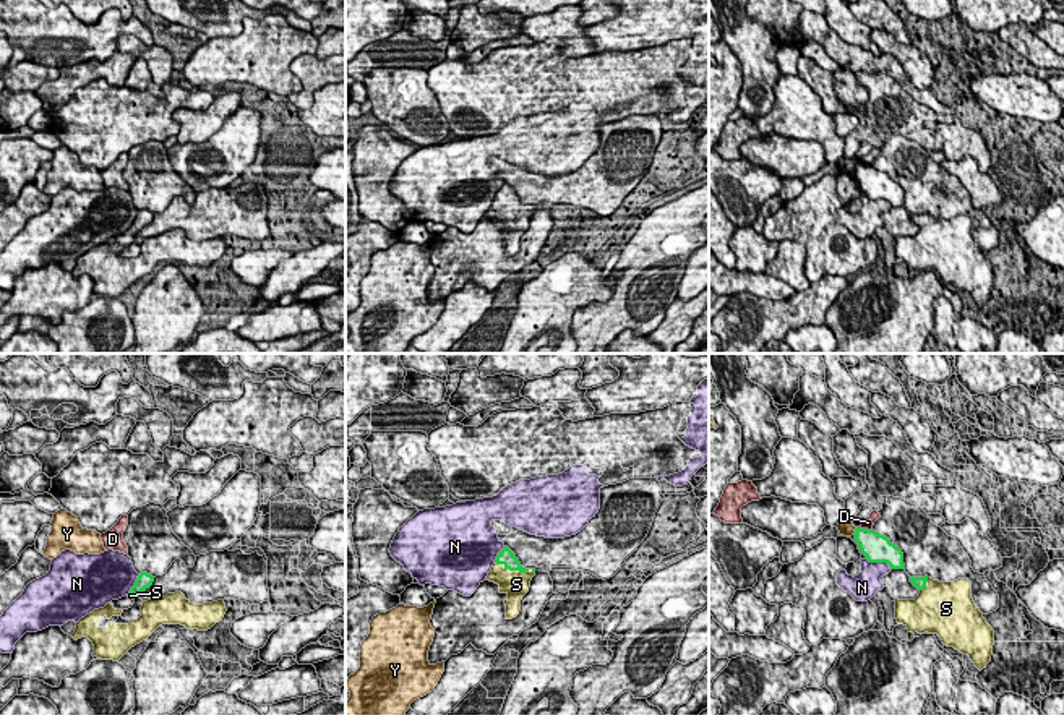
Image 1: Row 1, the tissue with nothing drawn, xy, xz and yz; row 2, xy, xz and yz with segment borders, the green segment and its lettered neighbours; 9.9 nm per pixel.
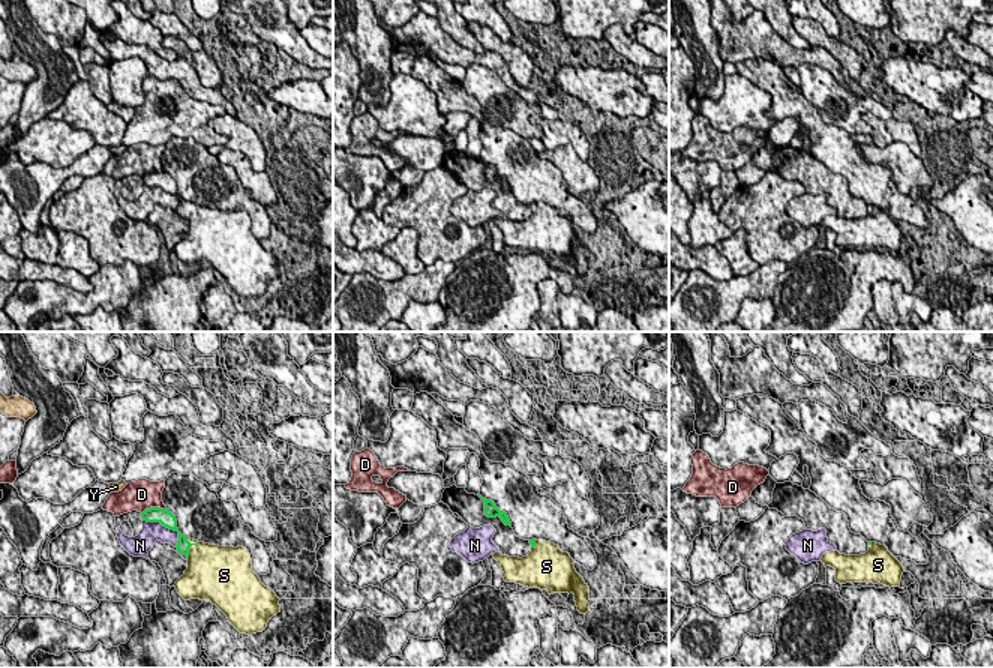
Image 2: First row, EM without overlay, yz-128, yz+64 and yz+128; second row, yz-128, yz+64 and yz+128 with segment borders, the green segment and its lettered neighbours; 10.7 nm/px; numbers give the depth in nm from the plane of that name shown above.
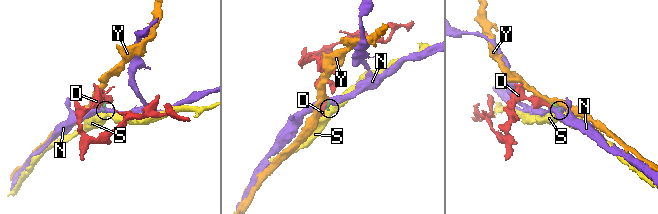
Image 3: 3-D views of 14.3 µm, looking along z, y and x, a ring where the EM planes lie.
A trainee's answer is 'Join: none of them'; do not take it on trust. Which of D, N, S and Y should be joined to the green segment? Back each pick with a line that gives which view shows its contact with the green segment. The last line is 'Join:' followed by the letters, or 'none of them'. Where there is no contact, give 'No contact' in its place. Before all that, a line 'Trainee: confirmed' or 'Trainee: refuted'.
Trainee: refuted
S: Touches green in xz
Join: S

